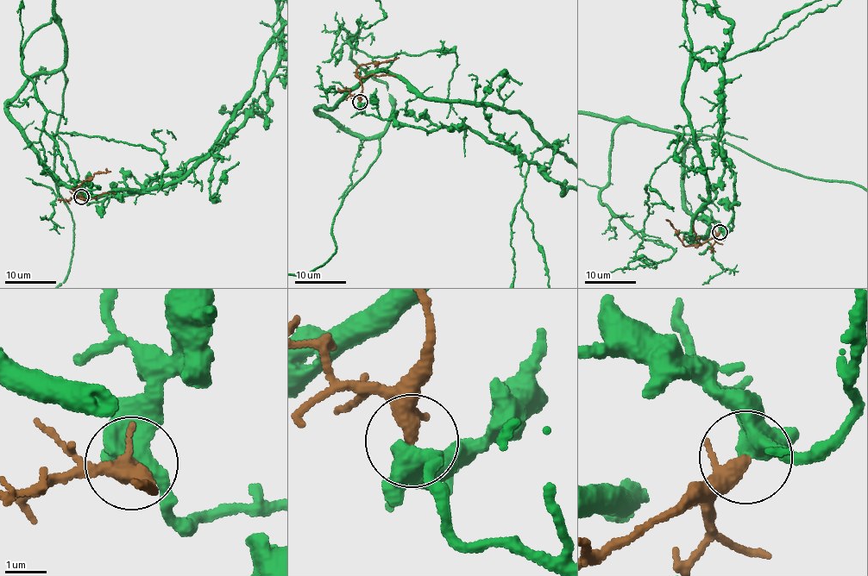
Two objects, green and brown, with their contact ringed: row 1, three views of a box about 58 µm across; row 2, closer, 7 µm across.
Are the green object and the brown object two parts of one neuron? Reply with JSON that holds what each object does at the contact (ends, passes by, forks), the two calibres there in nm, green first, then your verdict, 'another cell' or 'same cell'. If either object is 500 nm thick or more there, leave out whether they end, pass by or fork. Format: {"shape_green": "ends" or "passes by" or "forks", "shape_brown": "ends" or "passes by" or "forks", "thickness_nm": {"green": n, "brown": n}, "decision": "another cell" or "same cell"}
{"thickness_nm": {"green": 500, "brown": 300}, "decision": "another cell"}

